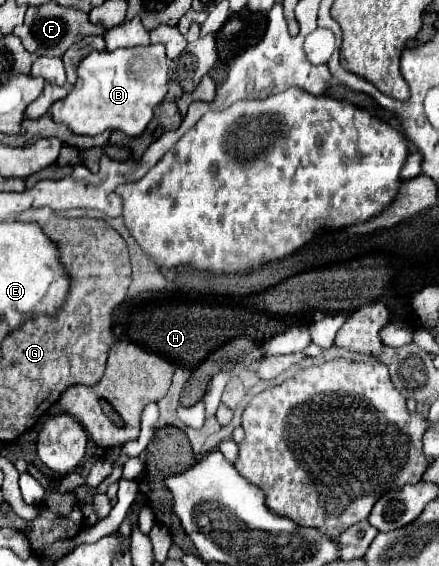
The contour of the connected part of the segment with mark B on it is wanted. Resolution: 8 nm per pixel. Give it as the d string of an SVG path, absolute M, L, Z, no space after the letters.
M149 44L148 46L137 46L133 48L117 48L113 52L103 50L97 52L93 50L89 56L85 56L79 66L77 66L77 82L73 84L71 92L63 98L57 100L51 108L49 114L53 122L61 122L69 126L75 134L83 136L97 136L105 130L119 130L127 136L141 136L147 124L153 118L153 110L157 104L167 94L167 56L165 56L165 46L163 44Z

